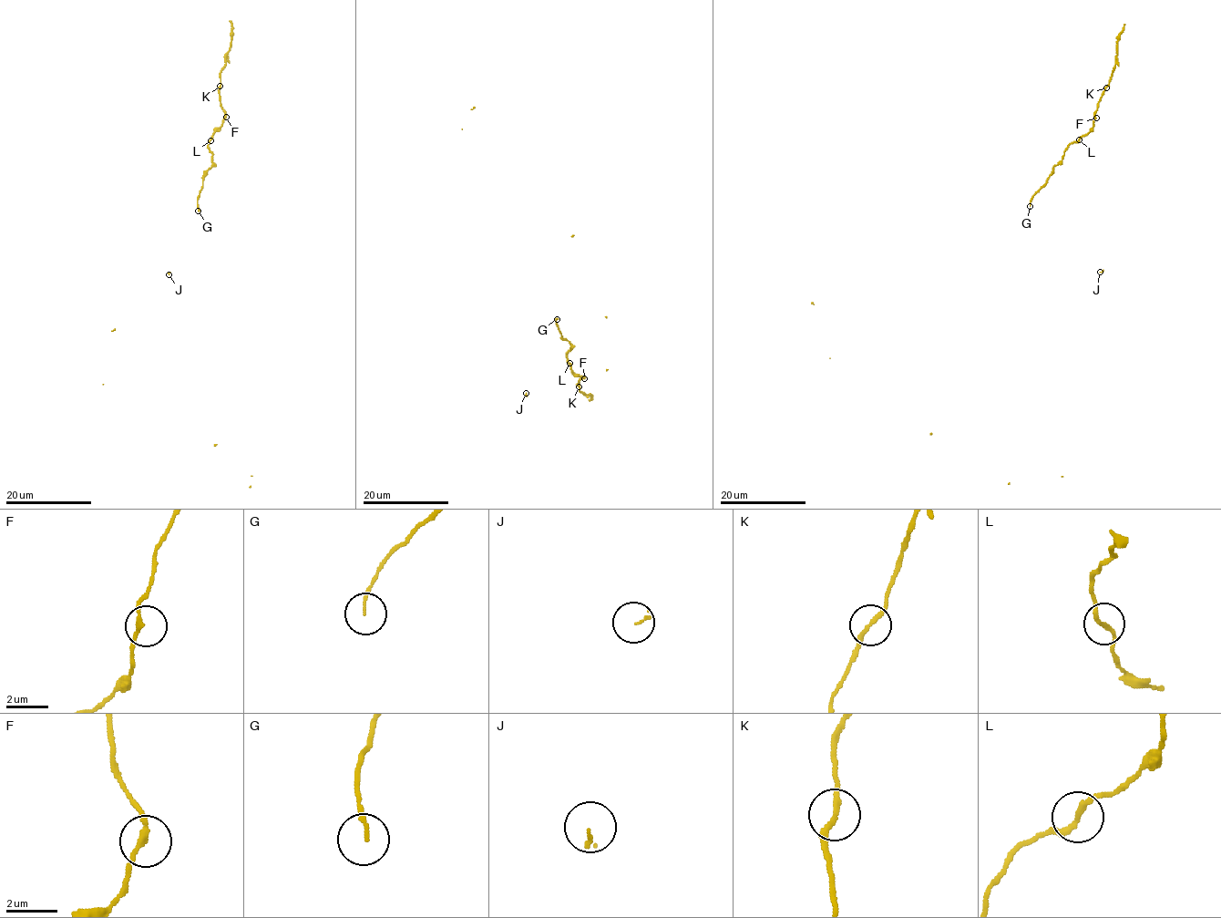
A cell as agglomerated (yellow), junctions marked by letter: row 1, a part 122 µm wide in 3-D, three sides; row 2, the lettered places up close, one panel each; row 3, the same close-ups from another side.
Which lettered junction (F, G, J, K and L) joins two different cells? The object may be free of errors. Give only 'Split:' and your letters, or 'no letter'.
Split: K

